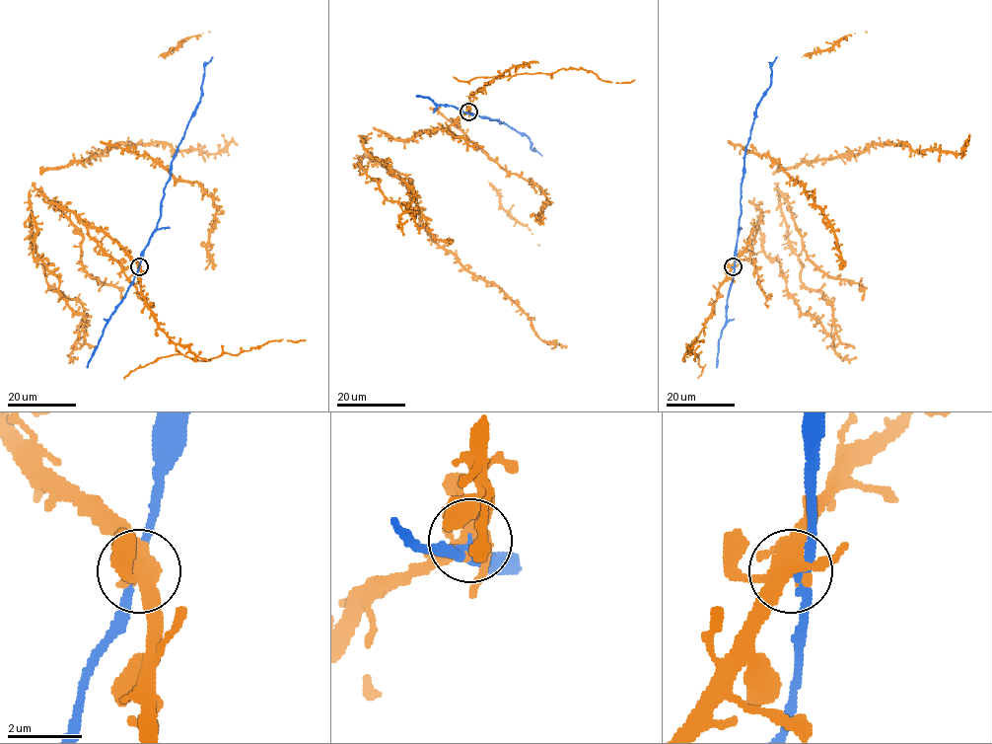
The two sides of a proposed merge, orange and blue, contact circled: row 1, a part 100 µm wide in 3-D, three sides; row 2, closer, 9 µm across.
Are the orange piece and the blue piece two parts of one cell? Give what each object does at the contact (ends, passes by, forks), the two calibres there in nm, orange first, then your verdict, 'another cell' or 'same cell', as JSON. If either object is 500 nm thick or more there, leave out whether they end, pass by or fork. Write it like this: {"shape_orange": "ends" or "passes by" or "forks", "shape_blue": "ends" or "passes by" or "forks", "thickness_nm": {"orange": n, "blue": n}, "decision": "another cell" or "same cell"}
{"shape_orange": "forks", "shape_blue": "passes by", "thickness_nm": {"orange": 440, "blue": 200}, "decision": "another cell"}

